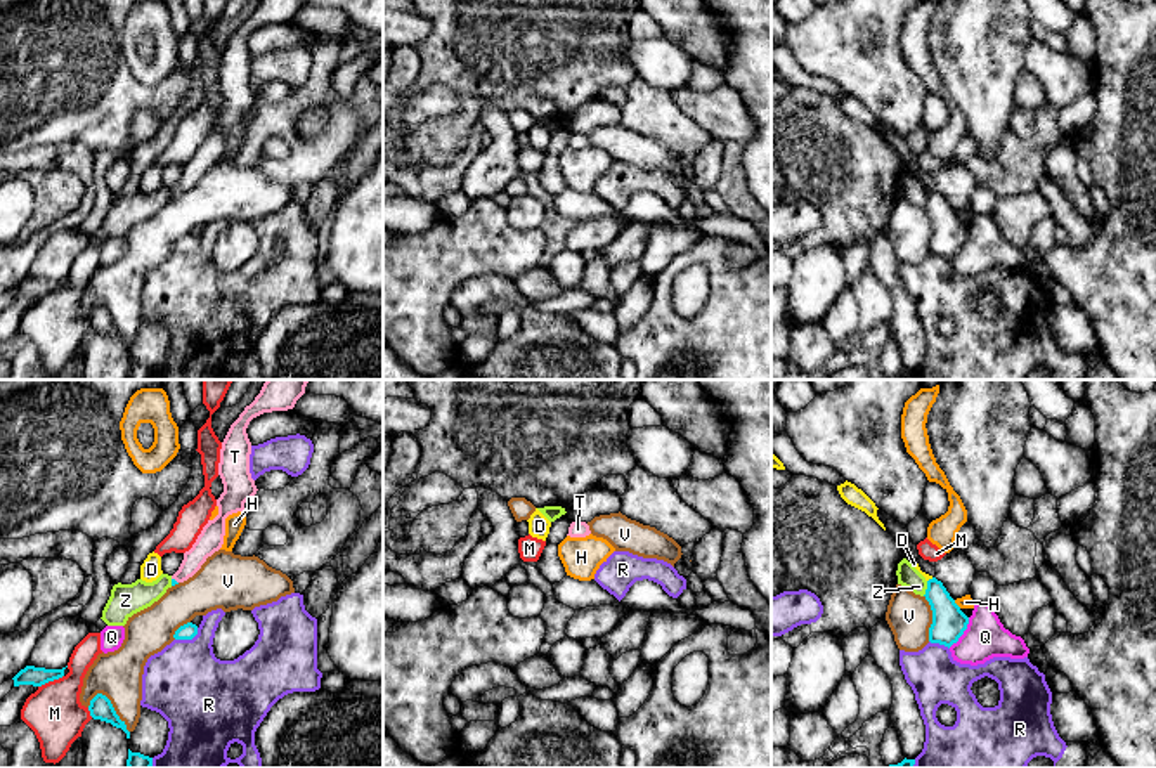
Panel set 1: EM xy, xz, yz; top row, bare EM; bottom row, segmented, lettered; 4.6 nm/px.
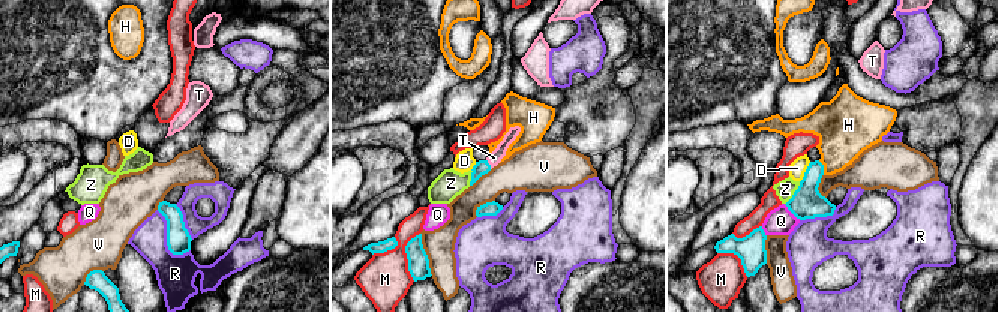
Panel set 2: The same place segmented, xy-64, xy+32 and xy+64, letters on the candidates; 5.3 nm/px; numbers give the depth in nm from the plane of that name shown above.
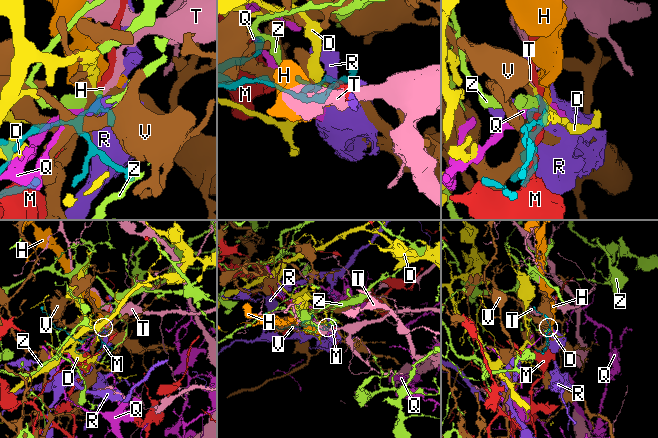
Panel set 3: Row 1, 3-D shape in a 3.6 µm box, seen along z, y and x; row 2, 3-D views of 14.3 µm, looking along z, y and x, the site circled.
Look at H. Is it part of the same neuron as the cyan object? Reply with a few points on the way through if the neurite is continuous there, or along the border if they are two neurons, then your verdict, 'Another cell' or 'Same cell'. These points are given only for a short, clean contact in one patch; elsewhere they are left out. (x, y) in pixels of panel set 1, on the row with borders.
Boundary: yz (954, 600), (961, 607). Another cell

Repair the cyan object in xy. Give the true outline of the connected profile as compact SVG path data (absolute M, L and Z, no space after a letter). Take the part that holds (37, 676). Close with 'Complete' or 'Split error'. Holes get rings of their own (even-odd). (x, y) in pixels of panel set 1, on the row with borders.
M26 666L21 669L12 680L14 687L19 685L33 685L33 687L42 687L49 681L59 680L64 676L64 669L45 669L45 667L35 667L35 666Z. Complete

